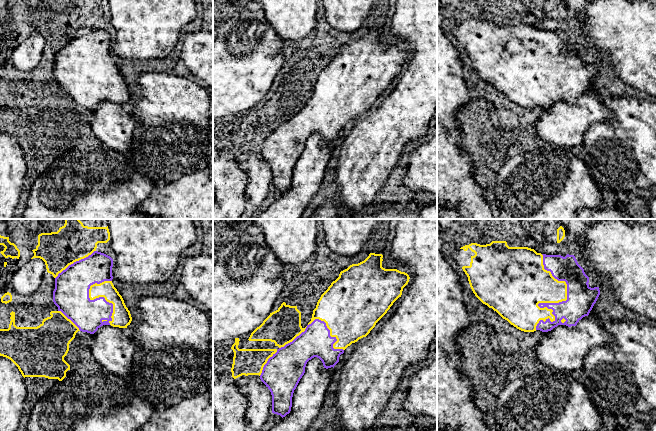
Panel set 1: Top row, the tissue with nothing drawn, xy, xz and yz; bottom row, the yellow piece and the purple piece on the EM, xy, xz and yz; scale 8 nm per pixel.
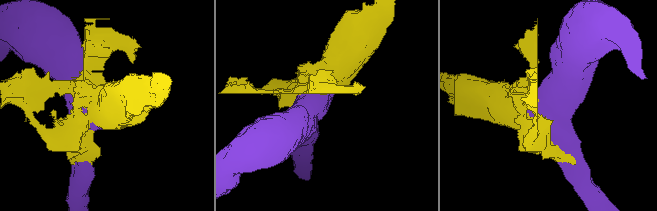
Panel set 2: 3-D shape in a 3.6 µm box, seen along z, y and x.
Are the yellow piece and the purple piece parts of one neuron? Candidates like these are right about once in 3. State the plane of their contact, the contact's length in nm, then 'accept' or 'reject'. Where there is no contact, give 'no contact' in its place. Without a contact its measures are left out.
meets yellow in yz; contact 600 nm long; accept

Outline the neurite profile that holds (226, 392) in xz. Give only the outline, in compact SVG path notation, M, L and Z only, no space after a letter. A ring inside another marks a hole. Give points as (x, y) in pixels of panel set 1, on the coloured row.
M219 374L218 380L213 383L213 431L246 431L246 410L248 406L249 401L235 379L229 374Z

